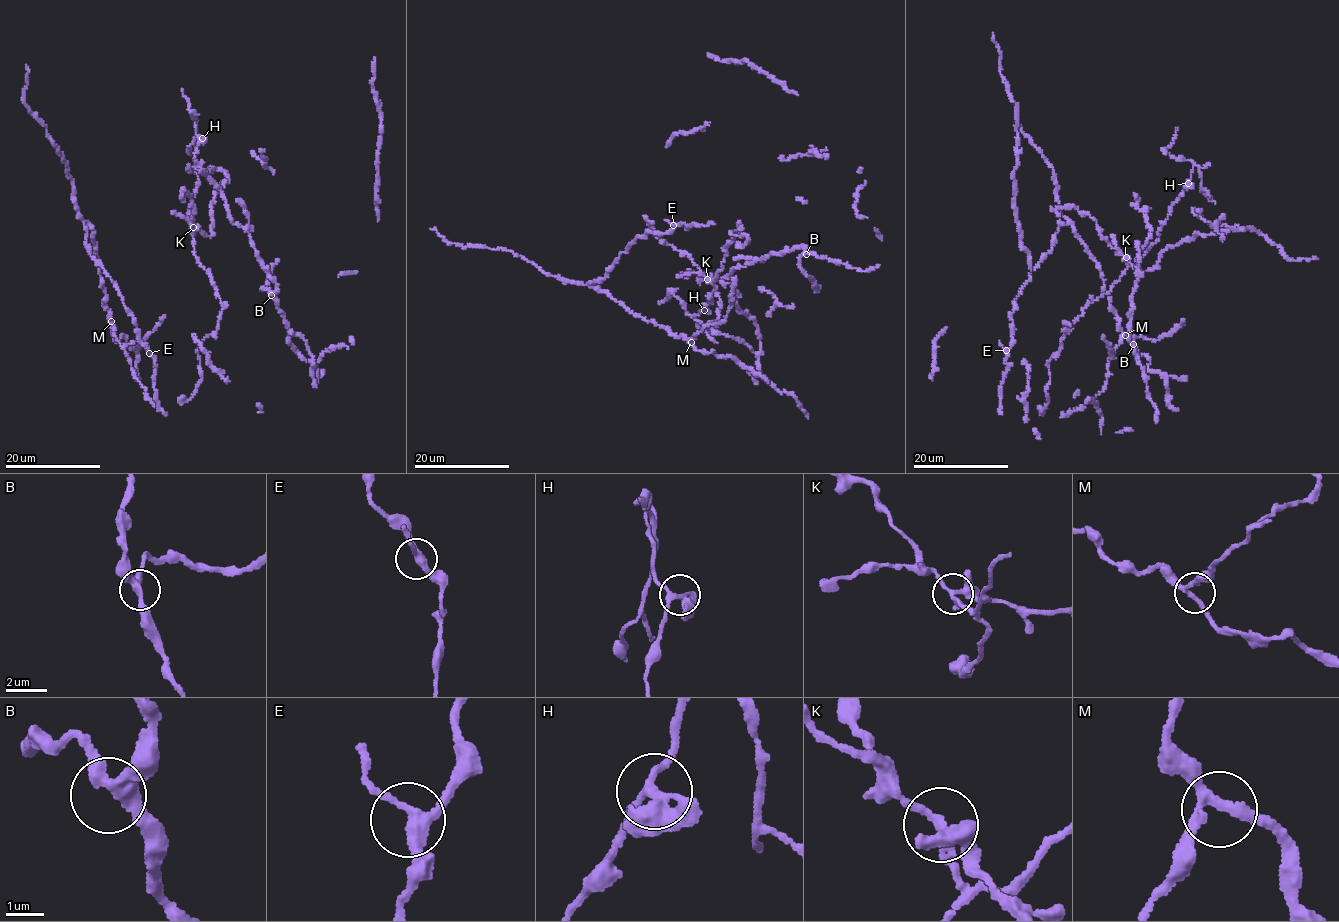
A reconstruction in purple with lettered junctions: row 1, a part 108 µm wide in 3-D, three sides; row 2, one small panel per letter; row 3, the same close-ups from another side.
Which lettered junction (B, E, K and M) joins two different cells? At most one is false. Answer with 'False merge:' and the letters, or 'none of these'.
False merge: K

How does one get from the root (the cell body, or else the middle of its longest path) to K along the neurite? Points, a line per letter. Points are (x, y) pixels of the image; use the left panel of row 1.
K: (194, 250), (193, 226)

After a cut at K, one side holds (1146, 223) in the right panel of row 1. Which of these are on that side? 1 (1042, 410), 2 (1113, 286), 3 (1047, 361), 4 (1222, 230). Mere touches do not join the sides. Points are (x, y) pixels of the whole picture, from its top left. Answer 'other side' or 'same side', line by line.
1: other side
2: other side
3: other side
4: same side

